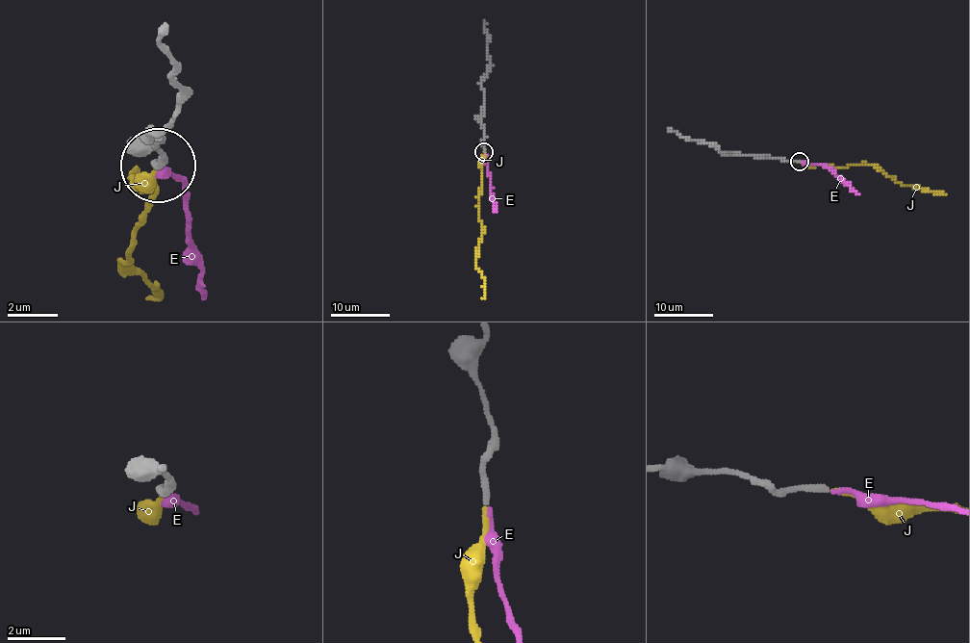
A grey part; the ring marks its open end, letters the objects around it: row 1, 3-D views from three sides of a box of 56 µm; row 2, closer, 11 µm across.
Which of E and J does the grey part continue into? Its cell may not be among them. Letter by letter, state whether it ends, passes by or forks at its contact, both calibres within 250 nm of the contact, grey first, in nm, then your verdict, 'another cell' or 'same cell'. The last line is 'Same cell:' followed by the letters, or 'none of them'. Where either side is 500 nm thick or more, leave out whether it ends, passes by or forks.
E: it ends | 200/190 nm | another cell
J: it ends | 200/200 nm | same cell
Same cell: J

